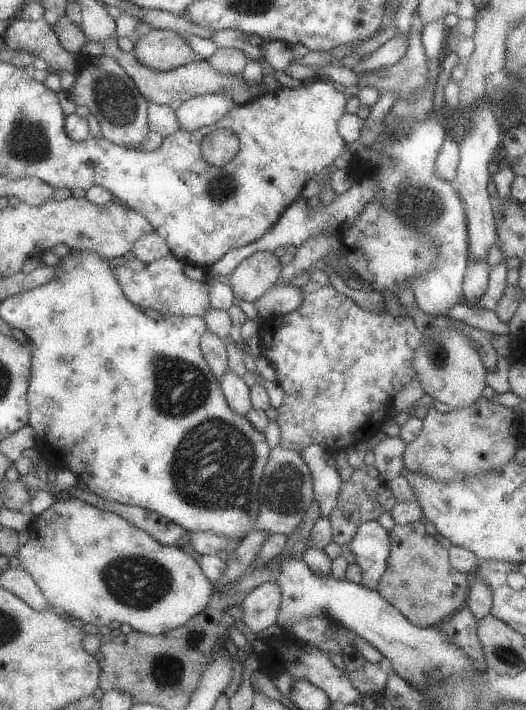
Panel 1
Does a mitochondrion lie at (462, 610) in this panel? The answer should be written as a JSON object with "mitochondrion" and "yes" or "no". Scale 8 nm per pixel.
{"mitochondrion":"no"}

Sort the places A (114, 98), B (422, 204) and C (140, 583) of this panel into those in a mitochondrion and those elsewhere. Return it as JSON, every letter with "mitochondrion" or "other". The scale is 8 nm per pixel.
{"A":"mitochondrion","B":"mitochondrion","C":"mitochondrion"}

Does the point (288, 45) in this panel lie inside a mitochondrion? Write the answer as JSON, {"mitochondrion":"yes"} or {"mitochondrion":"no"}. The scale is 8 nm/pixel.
{"mitochondrion":"no"}

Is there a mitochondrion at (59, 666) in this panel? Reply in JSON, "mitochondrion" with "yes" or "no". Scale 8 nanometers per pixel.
{"mitochondrion":"no"}

